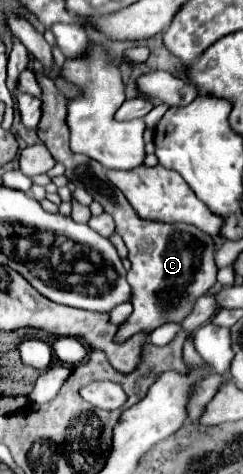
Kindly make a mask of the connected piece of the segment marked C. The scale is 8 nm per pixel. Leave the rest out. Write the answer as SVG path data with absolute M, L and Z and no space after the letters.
M39 70L37 74L39 86L41 86L41 100L43 100L43 116L37 124L37 134L41 142L51 150L53 158L65 166L65 176L73 182L73 186L83 186L93 200L97 200L107 214L115 220L115 232L125 240L129 248L129 260L131 270L127 274L129 284L133 286L133 312L131 316L119 326L115 334L115 342L121 344L123 340L129 340L131 336L139 332L151 334L159 324L175 322L181 324L193 310L197 298L205 296L209 288L217 282L217 266L213 262L215 254L215 240L213 236L201 232L199 228L191 224L159 224L151 220L141 220L127 198L115 188L107 176L105 168L101 164L95 164L95 160L75 154L69 148L69 128L65 122L67 116L67 100L55 86L55 82Z

